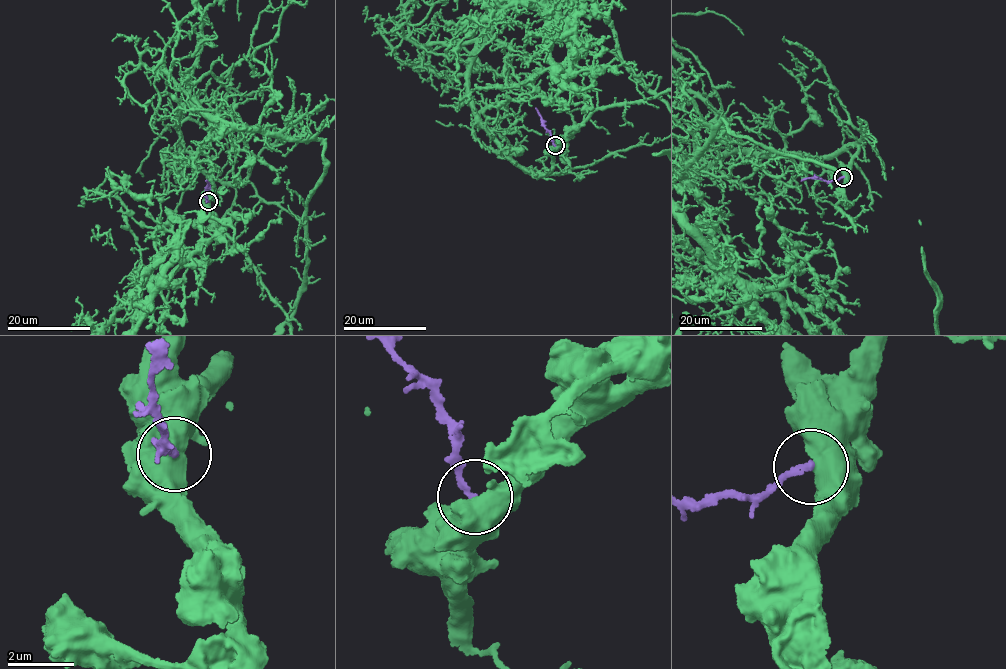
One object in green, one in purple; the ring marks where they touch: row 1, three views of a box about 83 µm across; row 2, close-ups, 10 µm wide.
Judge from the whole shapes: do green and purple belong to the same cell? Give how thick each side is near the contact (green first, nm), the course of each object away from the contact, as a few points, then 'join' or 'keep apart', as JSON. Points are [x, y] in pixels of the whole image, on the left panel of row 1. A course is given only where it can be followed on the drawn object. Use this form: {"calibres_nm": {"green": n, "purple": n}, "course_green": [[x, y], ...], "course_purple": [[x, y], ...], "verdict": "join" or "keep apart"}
{"calibres_nm": {"green": 850, "purple": 170}, "course_green": [[208, 201], [213, 182], [181, 152], [190, 102], [324, 144], [288, 321]], "course_purple": [[208, 201], [205, 190], [209, 187], [205, 180]], "verdict": "keep apart"}

